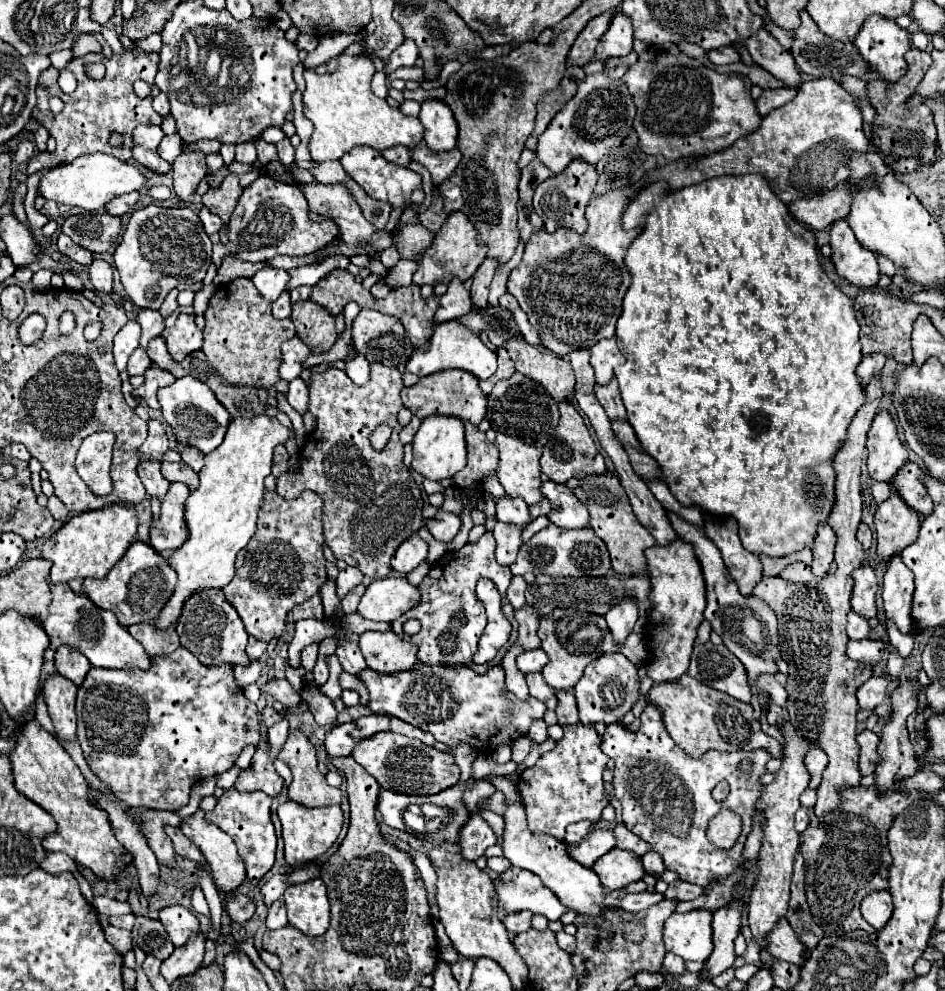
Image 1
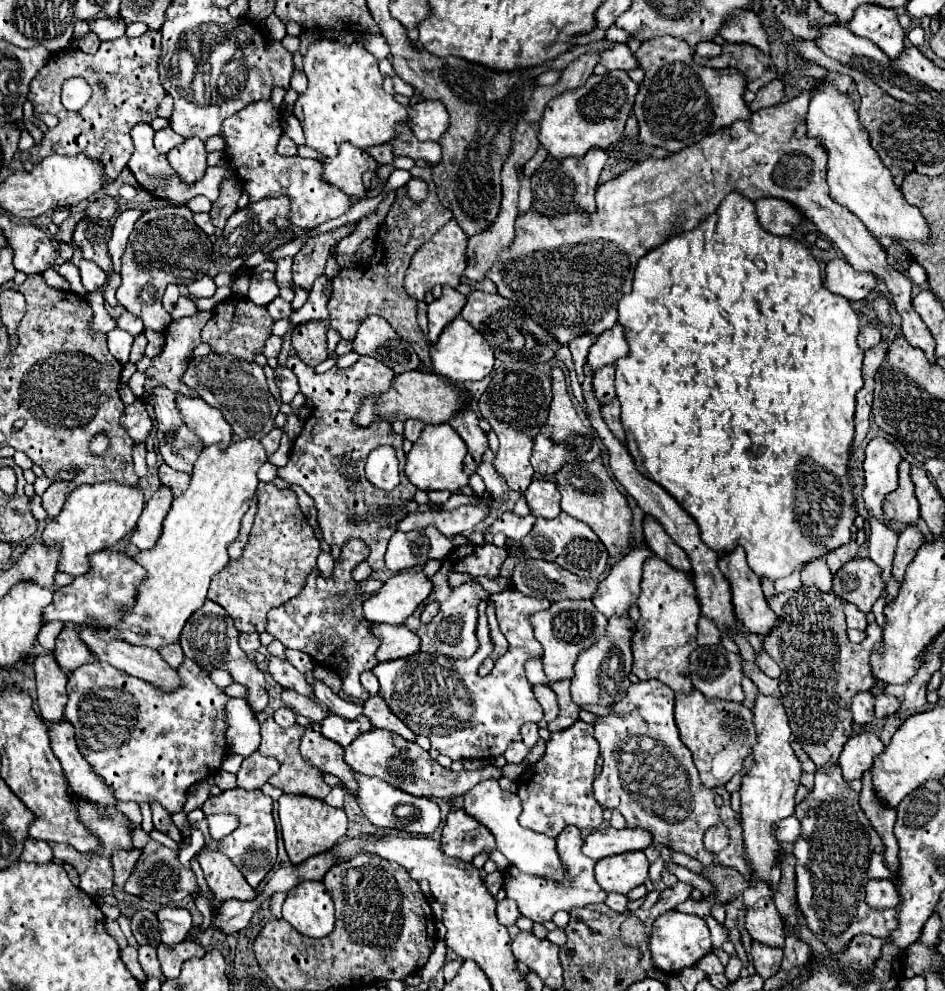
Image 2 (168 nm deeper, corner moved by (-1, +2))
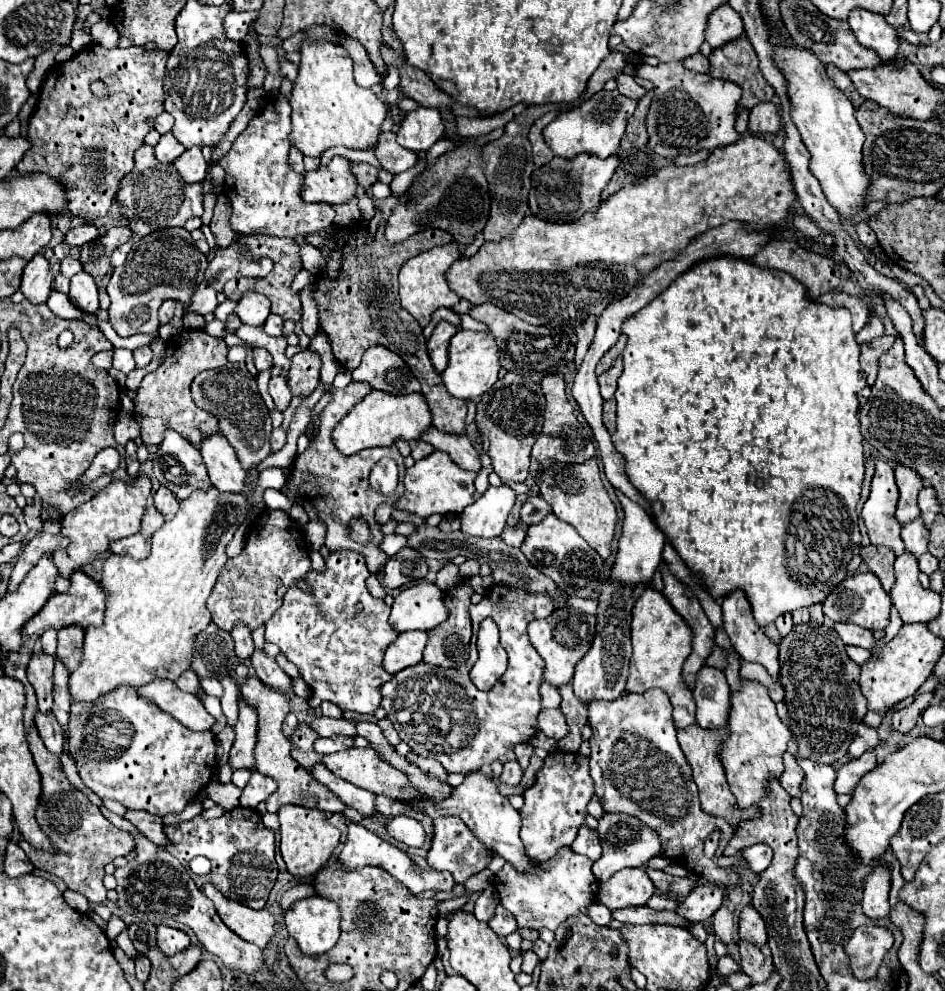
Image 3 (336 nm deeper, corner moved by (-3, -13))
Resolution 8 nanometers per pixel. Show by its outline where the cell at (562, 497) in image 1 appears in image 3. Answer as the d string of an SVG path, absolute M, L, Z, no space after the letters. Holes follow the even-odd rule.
M539 495L537 497L529 497L523 507L521 507L521 521L525 525L533 525L537 523L539 519L545 519L545 515L549 515L549 505L545 503L545 499L541 499Z

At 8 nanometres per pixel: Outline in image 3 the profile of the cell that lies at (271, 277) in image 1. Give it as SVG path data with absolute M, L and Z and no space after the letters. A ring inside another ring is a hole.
M245 293L235 307L235 315L241 319L243 325L251 325L251 327L259 327L265 323L265 319L269 317L271 307L269 301L263 295L257 293Z

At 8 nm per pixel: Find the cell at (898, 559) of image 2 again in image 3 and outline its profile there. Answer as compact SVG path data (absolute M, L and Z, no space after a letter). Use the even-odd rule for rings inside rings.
M915 519L911 523L905 523L901 527L901 539L905 543L905 547L909 551L913 551L913 555L923 555L927 553L927 543L929 543L929 529L925 527L923 519Z

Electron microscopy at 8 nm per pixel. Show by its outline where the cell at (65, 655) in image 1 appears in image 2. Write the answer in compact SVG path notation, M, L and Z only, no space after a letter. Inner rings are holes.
M65 624L61 634L57 636L53 654L65 674L71 674L75 668L93 662L93 654L89 652L89 648L85 648L77 624Z

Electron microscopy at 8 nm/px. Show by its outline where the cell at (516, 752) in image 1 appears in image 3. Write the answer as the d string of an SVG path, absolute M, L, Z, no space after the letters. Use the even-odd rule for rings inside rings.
M509 761L509 763L503 765L503 773L499 775L499 781L507 783L507 785L519 785L521 775L523 775L523 771L521 771L519 763L517 761Z

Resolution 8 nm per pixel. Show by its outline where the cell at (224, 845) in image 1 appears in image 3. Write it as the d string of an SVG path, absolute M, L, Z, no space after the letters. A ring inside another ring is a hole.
M205 885L203 893L213 901L219 917L233 933L237 933L243 941L255 943L259 949L267 949L275 935L275 919L271 913L255 911L237 901L229 901L213 885Z

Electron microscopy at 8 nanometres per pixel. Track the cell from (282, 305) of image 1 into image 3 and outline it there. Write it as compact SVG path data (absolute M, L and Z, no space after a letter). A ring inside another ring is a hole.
M269 315L265 325L263 325L263 329L271 337L281 337L281 333L283 333L283 319L279 315Z

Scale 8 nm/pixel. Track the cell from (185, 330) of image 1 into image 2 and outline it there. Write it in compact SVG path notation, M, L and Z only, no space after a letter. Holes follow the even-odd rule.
M197 312L197 316L179 318L179 320L173 320L173 322L167 326L167 330L163 332L163 334L165 334L165 346L163 346L161 354L157 354L157 356L153 358L153 364L151 364L151 366L147 368L147 372L145 372L145 374L147 374L147 382L145 382L145 390L147 390L147 392L149 392L151 388L155 388L157 384L163 384L163 386L167 386L169 390L173 390L175 394L179 394L179 392L183 392L183 394L187 394L187 396L193 396L193 394L195 394L195 392L191 392L191 390L181 382L181 374L183 374L185 368L187 368L187 358L189 358L191 350L201 344L199 332L201 332L201 328L207 324L209 318L211 318L211 312Z

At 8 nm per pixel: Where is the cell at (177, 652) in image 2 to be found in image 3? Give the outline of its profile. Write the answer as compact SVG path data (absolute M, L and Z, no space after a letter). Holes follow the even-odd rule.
M185 671L185 675L181 675L181 679L175 681L175 685L185 693L193 693L193 695L199 693L199 679L193 671Z

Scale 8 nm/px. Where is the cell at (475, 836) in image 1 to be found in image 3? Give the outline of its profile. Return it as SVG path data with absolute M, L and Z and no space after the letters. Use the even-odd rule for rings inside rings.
M437 817L433 821L433 841L427 851L427 865L435 871L449 871L457 883L463 883L471 875L485 869L491 861L491 851L465 827L457 817Z

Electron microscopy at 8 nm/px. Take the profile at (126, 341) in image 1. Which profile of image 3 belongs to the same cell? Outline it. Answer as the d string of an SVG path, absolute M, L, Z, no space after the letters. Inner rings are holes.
M113 349L113 367L121 373L129 373L135 369L135 359L129 349Z

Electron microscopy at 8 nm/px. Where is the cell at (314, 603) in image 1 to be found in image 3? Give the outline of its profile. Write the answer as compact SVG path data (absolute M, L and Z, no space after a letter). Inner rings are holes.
M331 551L323 571L311 569L305 575L313 593L303 593L297 585L289 587L283 605L265 623L265 639L281 649L311 689L307 701L311 709L317 707L317 699L357 713L375 713L381 703L381 685L391 679L383 667L383 655L399 633L389 625L391 607L369 595L365 587L369 575L363 553ZM357 603L363 605L361 613L355 609Z

